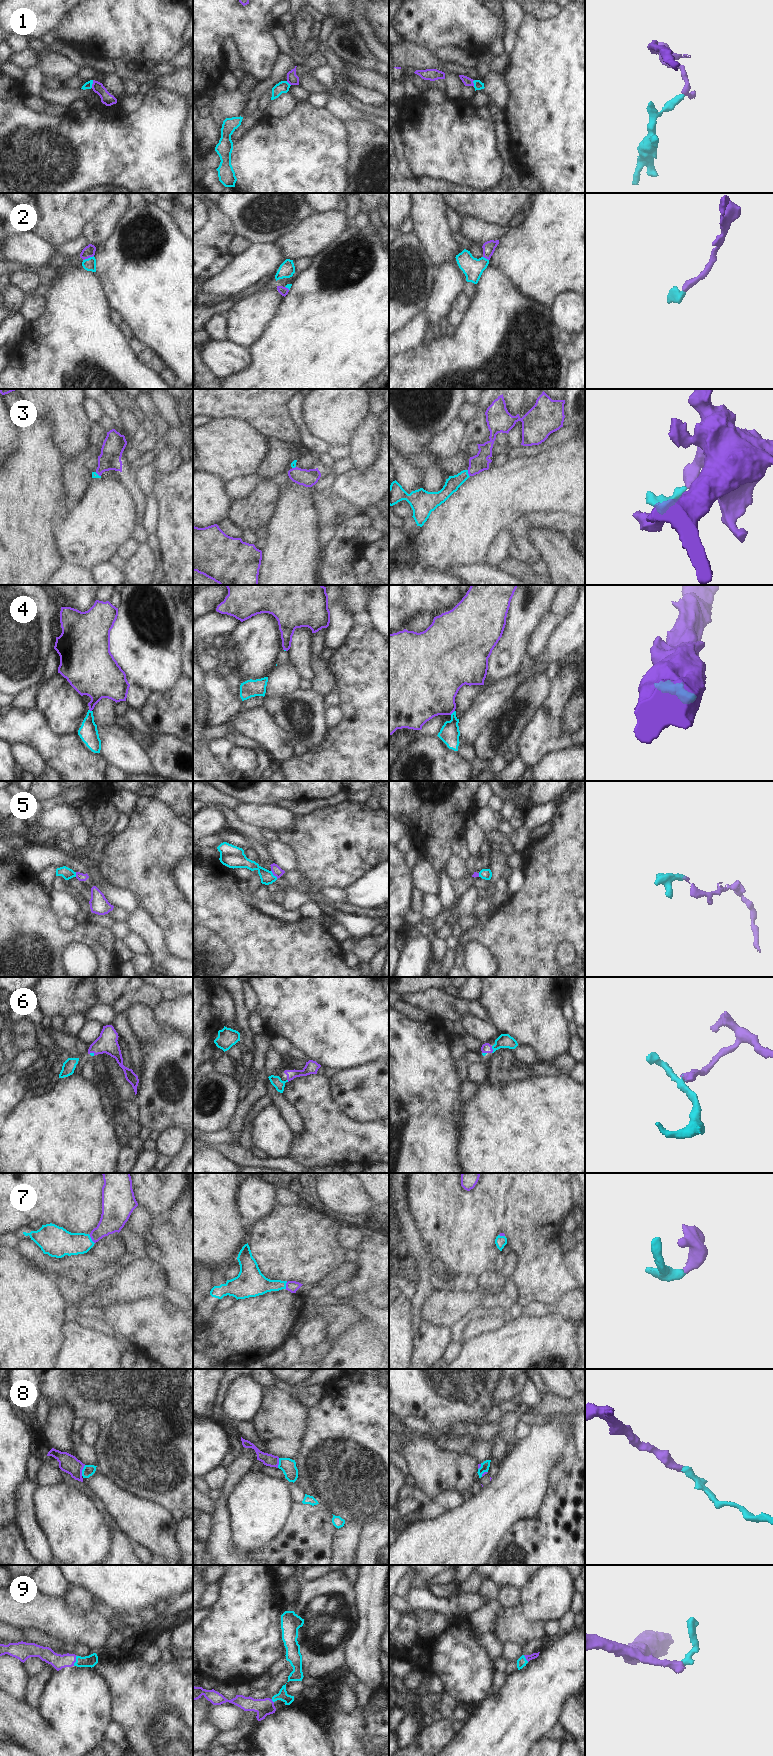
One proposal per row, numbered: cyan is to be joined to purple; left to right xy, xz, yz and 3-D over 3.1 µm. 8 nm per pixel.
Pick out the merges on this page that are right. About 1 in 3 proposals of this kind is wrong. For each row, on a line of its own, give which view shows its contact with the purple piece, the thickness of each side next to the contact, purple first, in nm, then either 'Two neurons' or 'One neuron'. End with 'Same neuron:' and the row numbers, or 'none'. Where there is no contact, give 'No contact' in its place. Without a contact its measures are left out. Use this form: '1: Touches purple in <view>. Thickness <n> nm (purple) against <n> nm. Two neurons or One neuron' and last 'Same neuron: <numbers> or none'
1: Touches purple in xy. Thickness 100 nm (purple) against 60 nm. Two neurons
2: Touches purple in xy. Thickness 100 nm (purple) against 100 nm. One neuron
3: Touches purple in yz. Thickness 140 nm (purple) against 120 nm. One neuron
4: Touches purple in yz. Thickness 420 nm (purple) against 160 nm. Two neurons
5: Touches purple in xz. Thickness 80 nm (purple) against 110 nm. One neuron
6: Touches purple in yz. Thickness 80 nm (purple) against 110 nm. Two neurons
7: Touches purple in xy. Thickness 200 nm (purple) against 220 nm. One neuron
8: Touches purple in xy. Thickness 150 nm (purple) against 90 nm. Two neurons
9: Touches purple in xy. Thickness 120 nm (purple) against 100 nm. One neuron
Same neuron: 2, 3, 5, 7, 9.

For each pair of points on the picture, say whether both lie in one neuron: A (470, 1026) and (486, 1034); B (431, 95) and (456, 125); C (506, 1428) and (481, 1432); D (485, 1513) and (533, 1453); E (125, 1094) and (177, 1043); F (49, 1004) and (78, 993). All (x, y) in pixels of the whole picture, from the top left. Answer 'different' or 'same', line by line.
A: same
B: different
C: same
D: same
E: different
F: same

